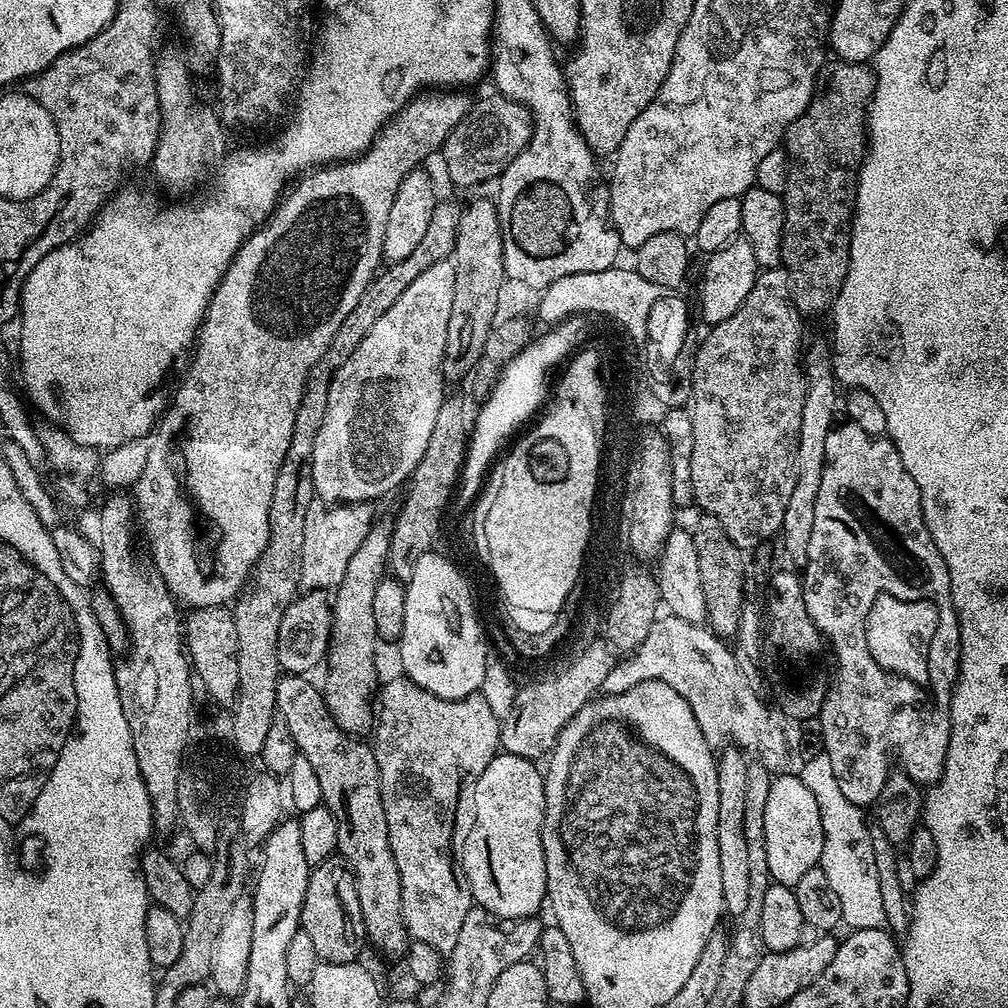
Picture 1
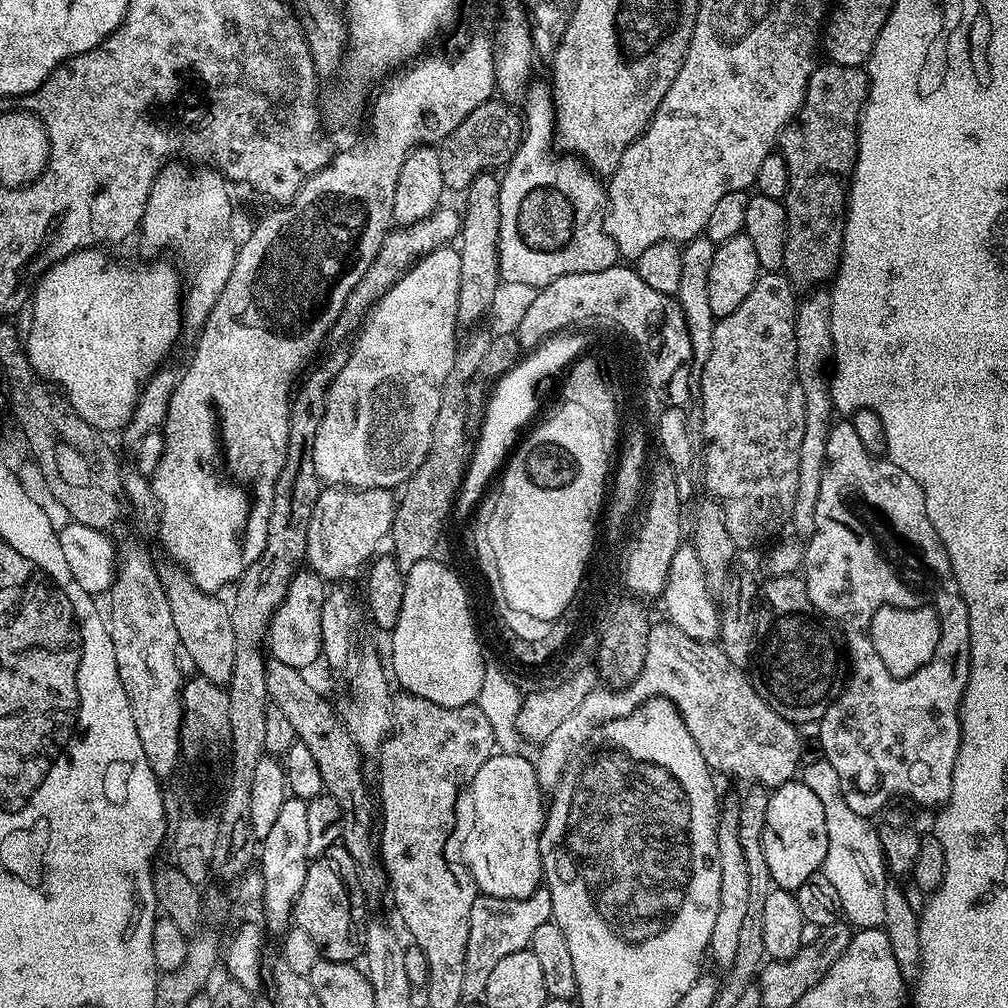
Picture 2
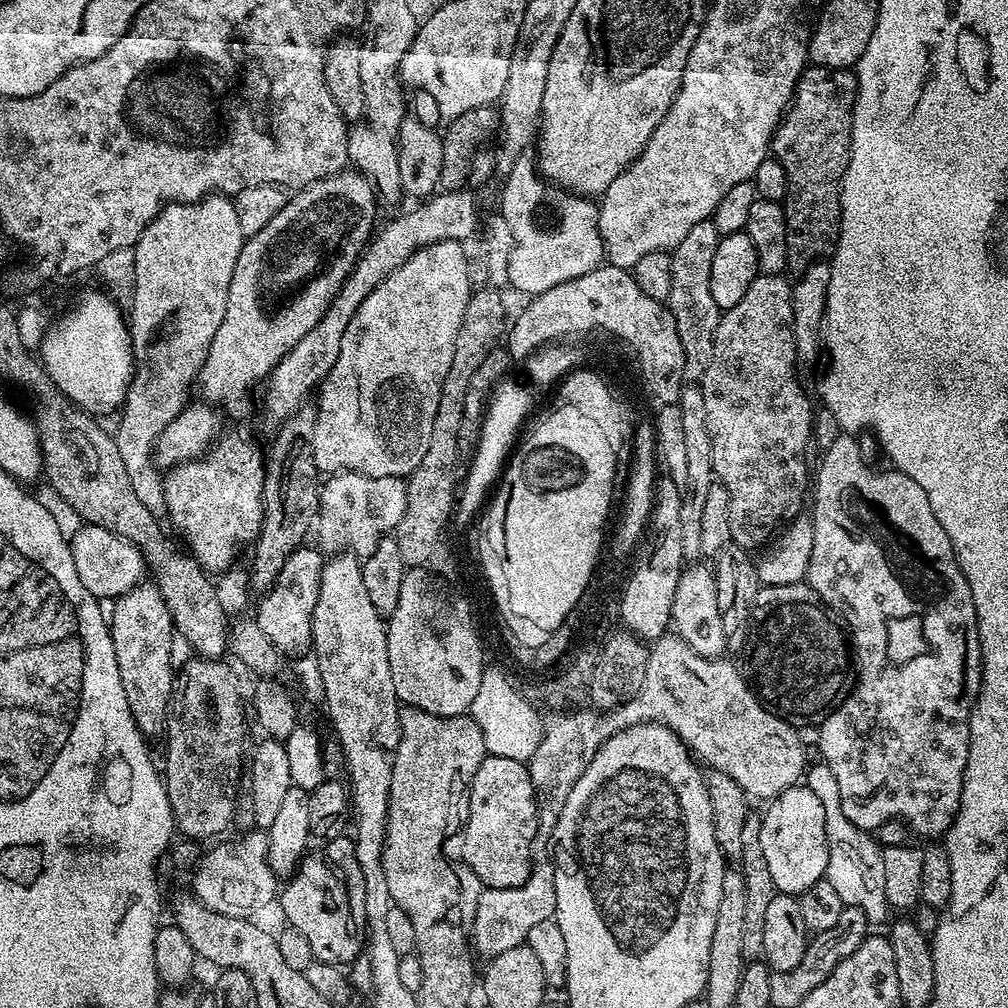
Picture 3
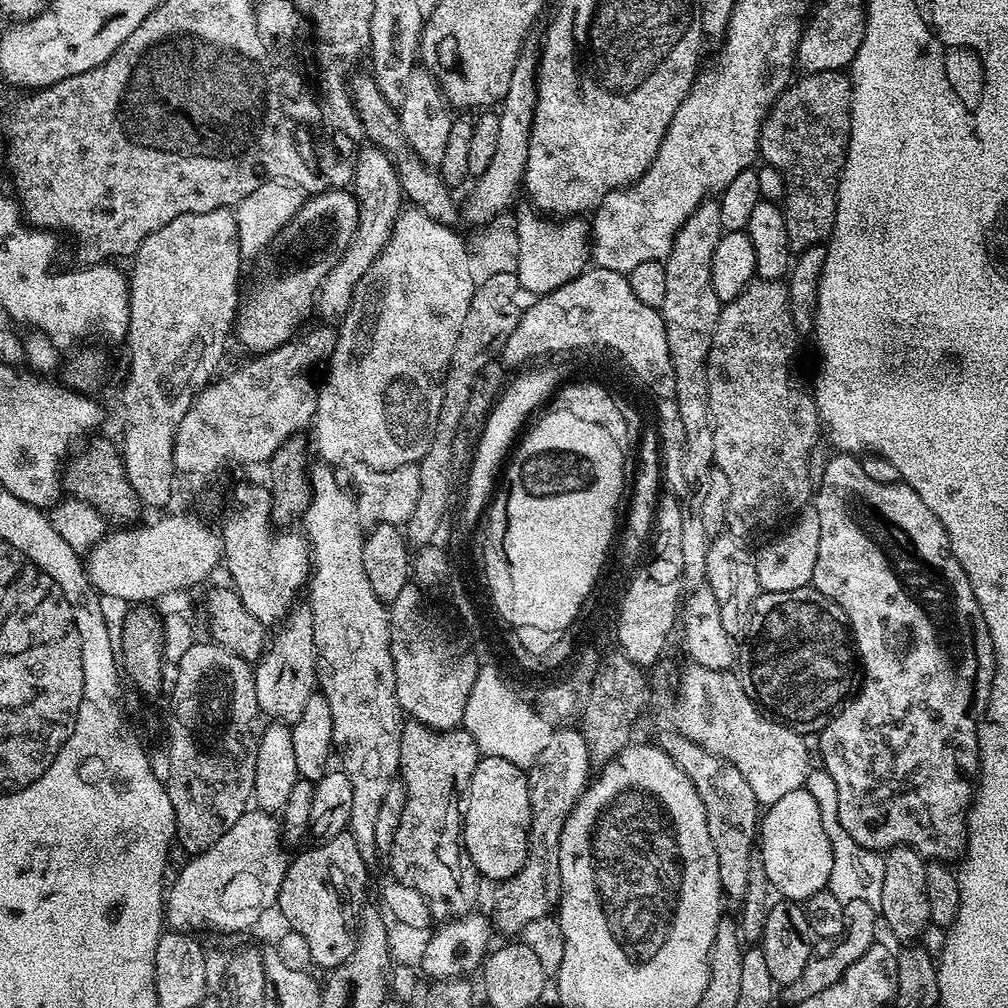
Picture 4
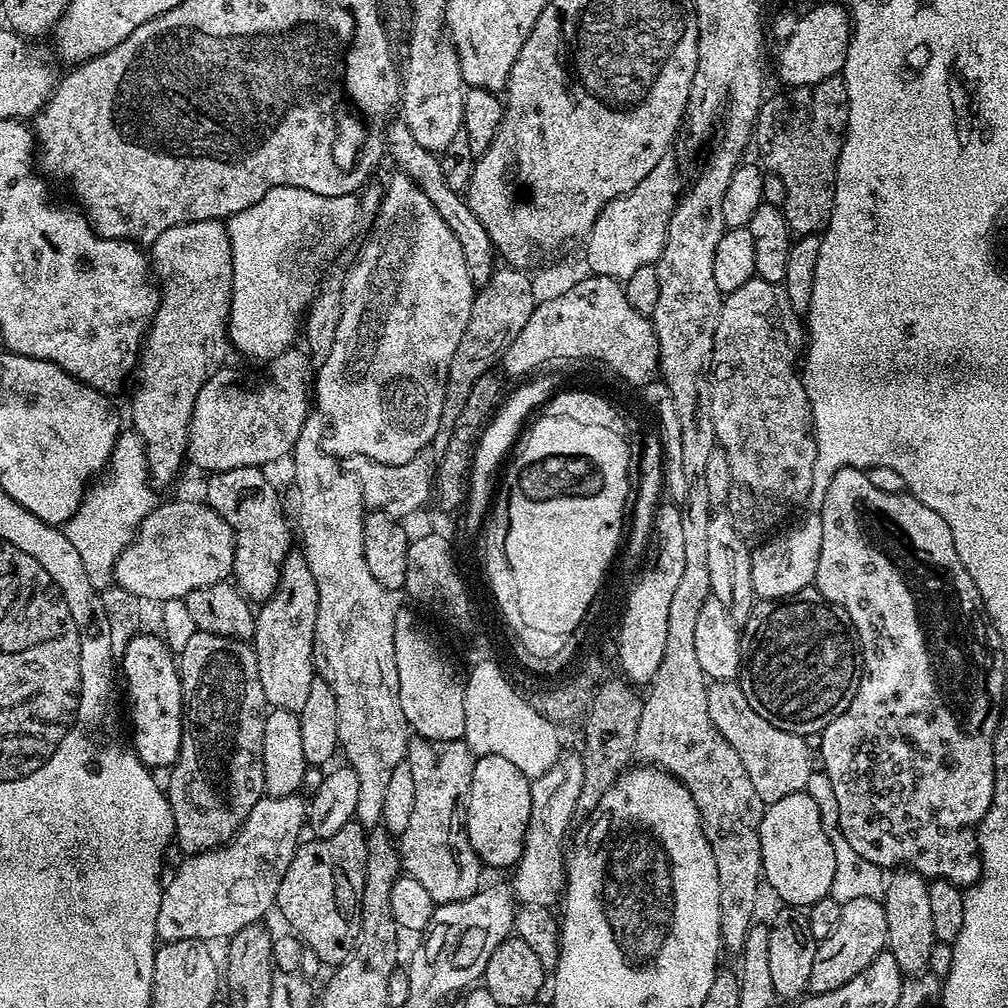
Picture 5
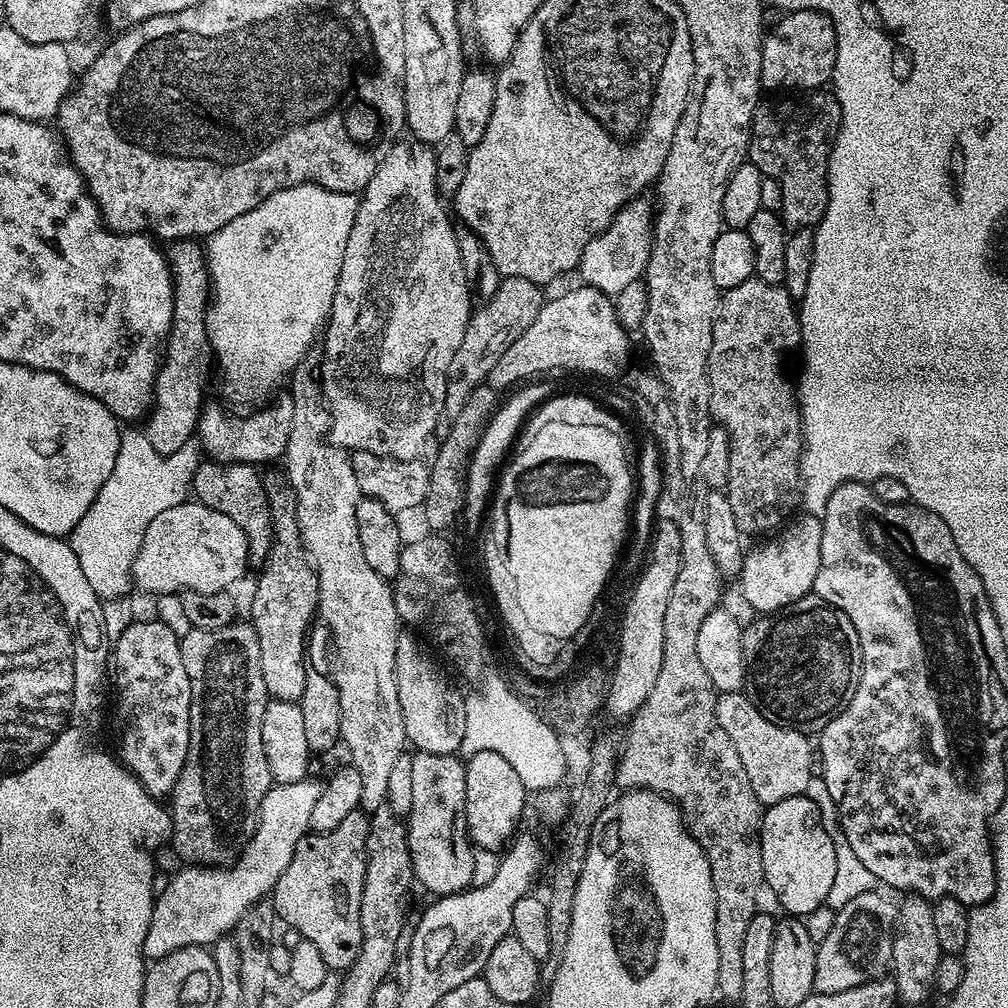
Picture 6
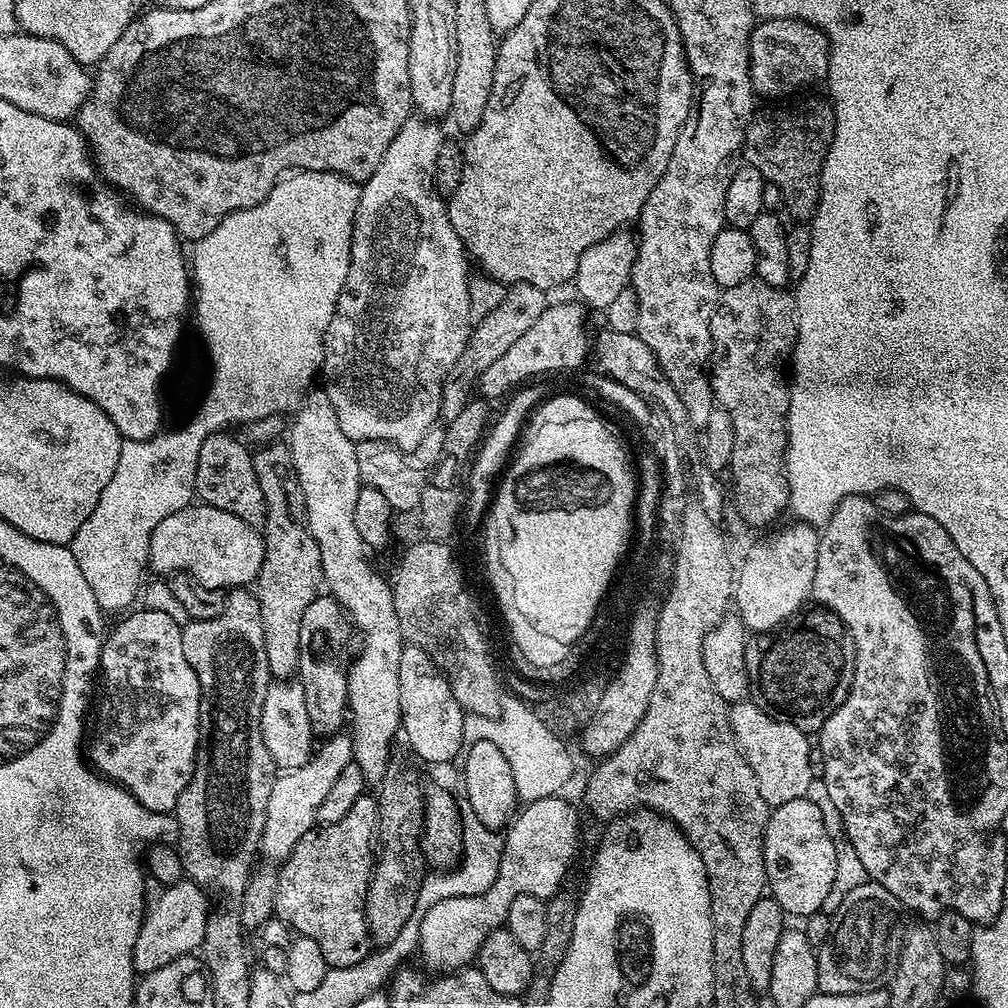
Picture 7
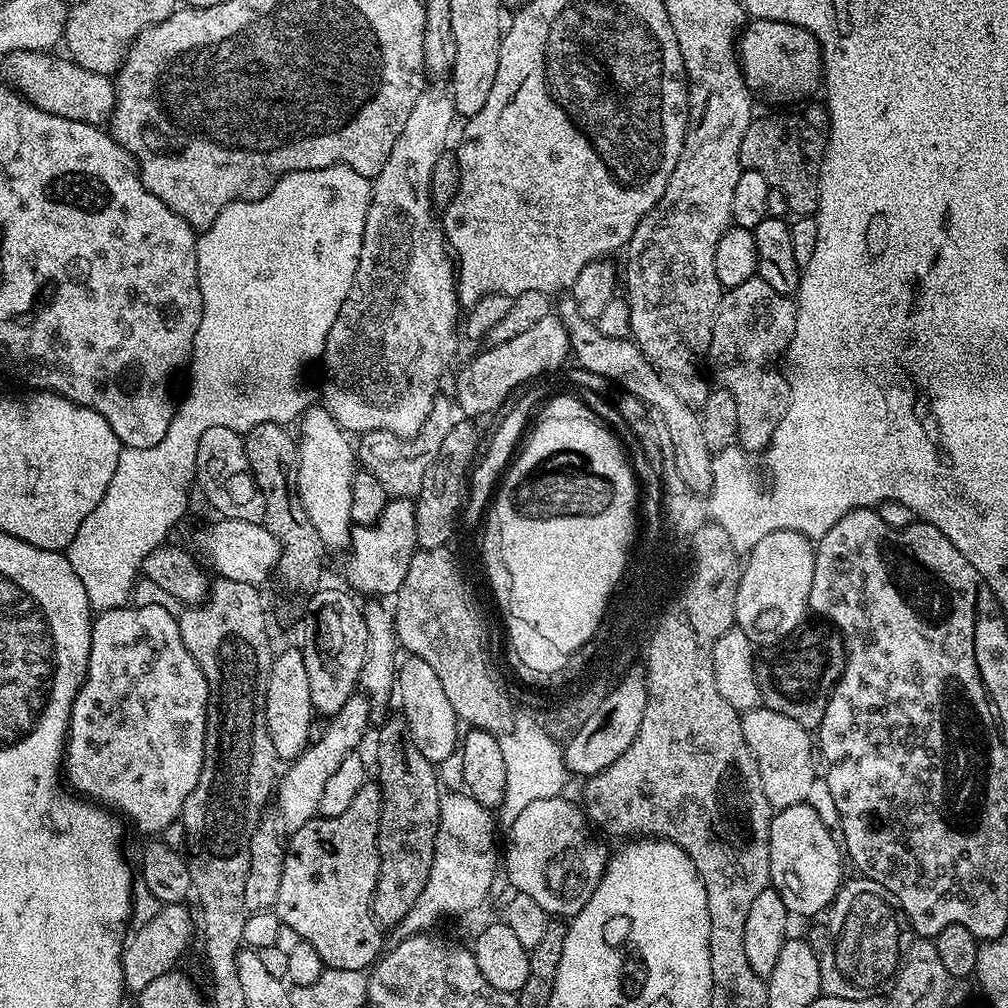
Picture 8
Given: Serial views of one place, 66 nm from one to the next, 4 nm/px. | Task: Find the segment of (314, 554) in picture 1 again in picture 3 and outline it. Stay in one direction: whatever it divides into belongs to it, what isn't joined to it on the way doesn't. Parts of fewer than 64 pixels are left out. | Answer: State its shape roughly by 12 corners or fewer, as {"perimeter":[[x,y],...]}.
{"perimeter":[[334,472],[320,490],[321,553],[374,554],[406,514],[403,476]]}

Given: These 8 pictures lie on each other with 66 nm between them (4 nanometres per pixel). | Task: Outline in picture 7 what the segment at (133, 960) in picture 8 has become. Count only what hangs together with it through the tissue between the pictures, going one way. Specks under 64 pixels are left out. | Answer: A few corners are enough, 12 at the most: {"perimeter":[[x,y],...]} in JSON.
{"perimeter":[[187,878],[147,905],[137,973],[201,947],[209,893]]}

